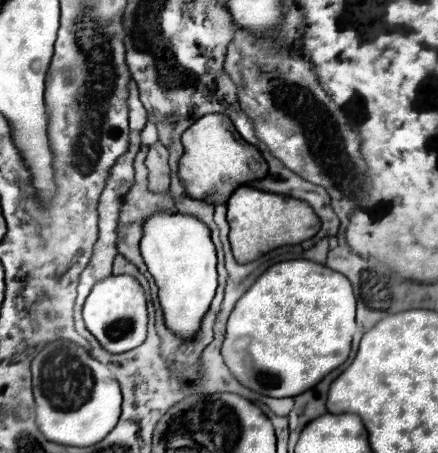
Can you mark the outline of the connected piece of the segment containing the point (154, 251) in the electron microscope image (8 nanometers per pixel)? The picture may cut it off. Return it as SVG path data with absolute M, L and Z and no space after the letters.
M158 212L148 218L148 224L144 224L140 252L158 286L158 300L166 328L180 340L192 340L200 330L200 322L208 312L218 286L216 250L210 240L210 230L192 216Z

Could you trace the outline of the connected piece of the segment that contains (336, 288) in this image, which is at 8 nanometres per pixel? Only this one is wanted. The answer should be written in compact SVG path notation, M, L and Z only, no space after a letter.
M310 260L270 266L236 302L228 318L222 356L246 388L272 396L298 396L348 360L356 332L356 296L350 280Z

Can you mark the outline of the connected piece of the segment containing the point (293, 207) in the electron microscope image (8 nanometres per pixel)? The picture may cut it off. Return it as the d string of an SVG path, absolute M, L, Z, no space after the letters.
M240 186L238 190L234 190L234 194L226 202L226 208L226 220L230 224L230 246L236 262L240 264L248 264L274 248L300 244L320 230L318 216L302 200L262 192L250 186Z

